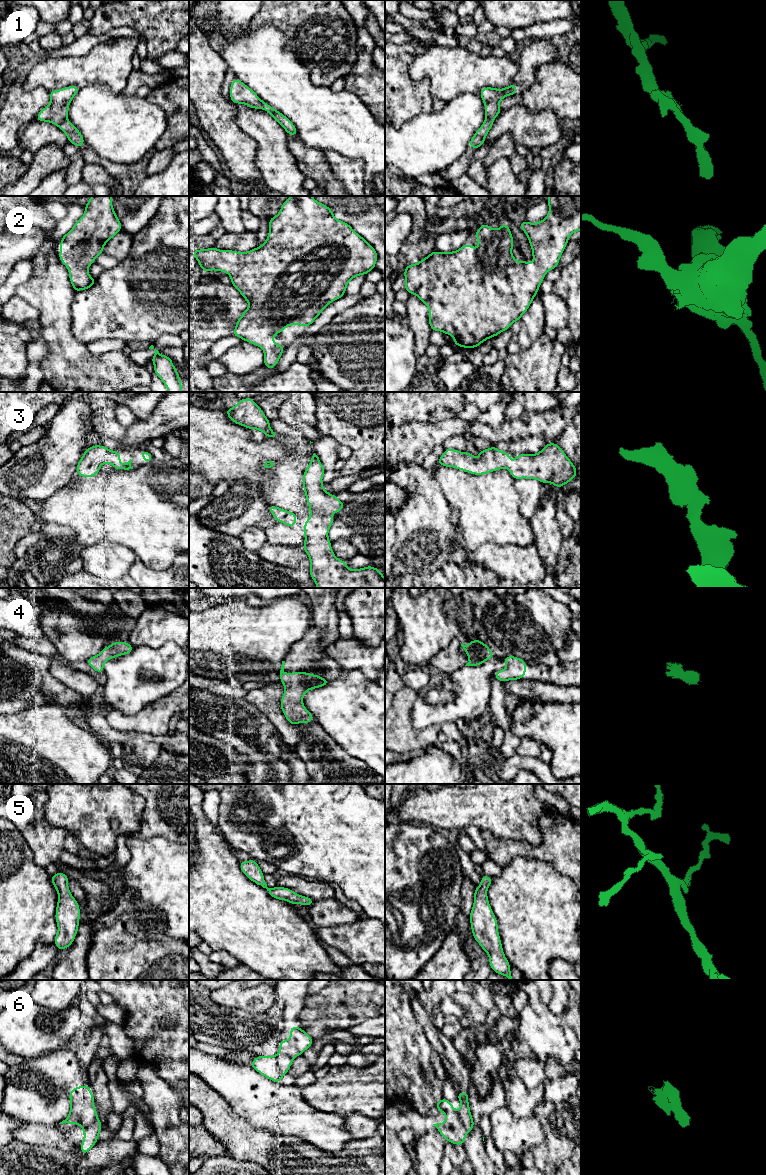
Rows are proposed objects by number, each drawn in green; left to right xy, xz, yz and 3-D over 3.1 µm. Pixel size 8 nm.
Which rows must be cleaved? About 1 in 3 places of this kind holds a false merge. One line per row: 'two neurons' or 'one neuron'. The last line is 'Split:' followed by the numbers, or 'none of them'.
1: two neurons
2: one neuron
3: one neuron
4: one neuron
5: one neuron
6: two neurons
Split: 1, 6

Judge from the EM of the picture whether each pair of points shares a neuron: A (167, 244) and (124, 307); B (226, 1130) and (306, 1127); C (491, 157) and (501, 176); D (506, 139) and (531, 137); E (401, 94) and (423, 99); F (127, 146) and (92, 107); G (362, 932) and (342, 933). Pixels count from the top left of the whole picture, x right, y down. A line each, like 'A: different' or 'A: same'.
A: same
B: different
C: different
D: different
E: same
F: same
G: same

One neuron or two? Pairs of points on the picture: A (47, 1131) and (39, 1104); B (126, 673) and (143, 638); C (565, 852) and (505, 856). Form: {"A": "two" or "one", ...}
{"A": "two", "B": "two", "C": "one"}

